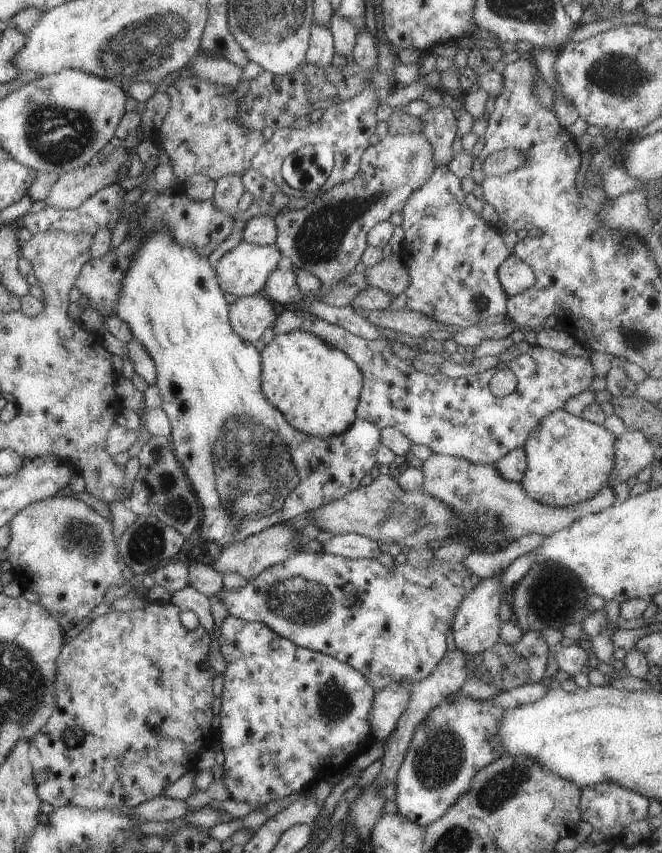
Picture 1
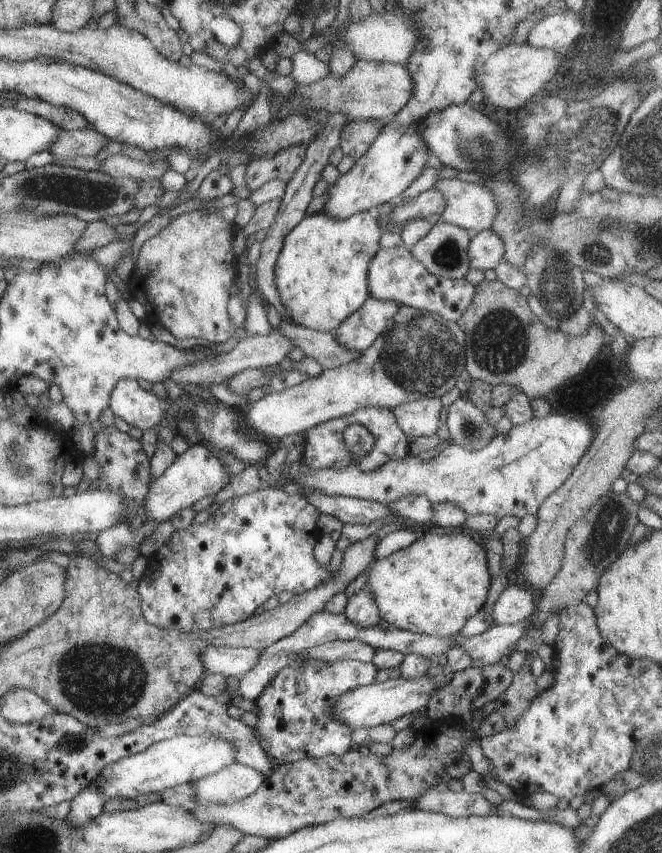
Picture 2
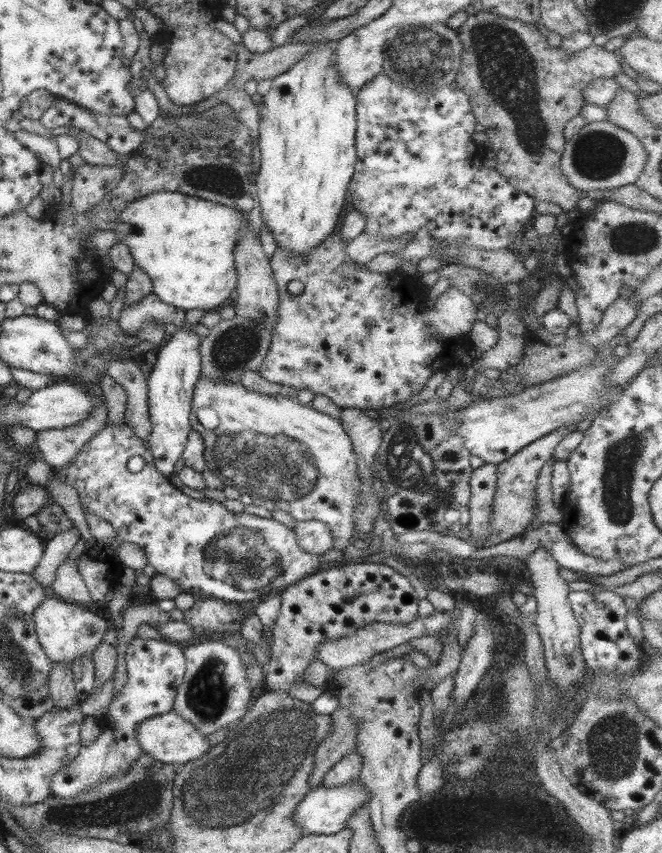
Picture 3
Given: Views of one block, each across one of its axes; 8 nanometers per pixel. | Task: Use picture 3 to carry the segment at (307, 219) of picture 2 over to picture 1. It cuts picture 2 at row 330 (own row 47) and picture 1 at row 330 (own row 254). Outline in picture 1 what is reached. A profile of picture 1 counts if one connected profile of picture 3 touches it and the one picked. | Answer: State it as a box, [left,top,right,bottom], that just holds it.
[260,330,362,438]

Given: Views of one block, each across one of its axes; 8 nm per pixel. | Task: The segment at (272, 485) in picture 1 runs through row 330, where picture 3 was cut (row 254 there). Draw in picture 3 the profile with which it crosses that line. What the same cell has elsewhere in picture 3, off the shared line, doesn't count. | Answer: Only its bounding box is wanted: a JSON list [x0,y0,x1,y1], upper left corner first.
[113,191,246,312]

